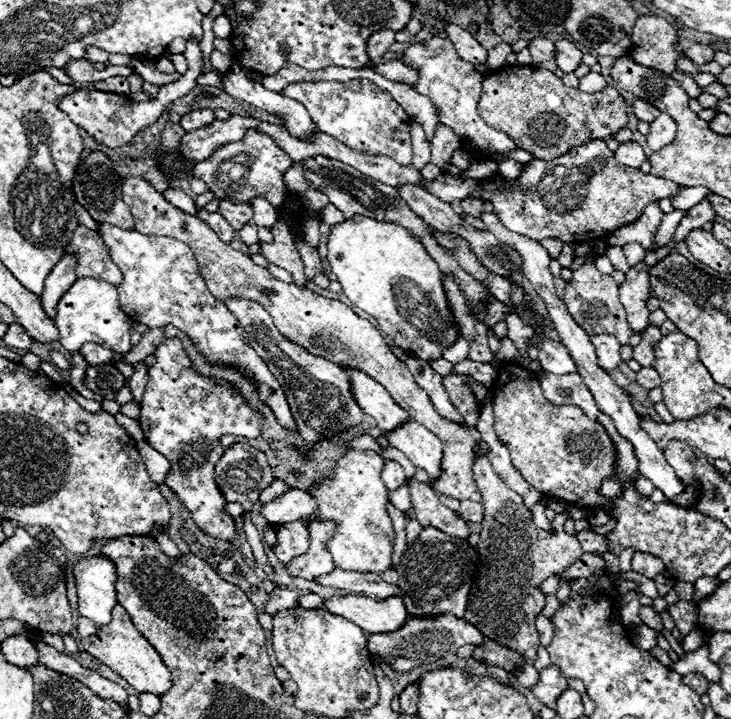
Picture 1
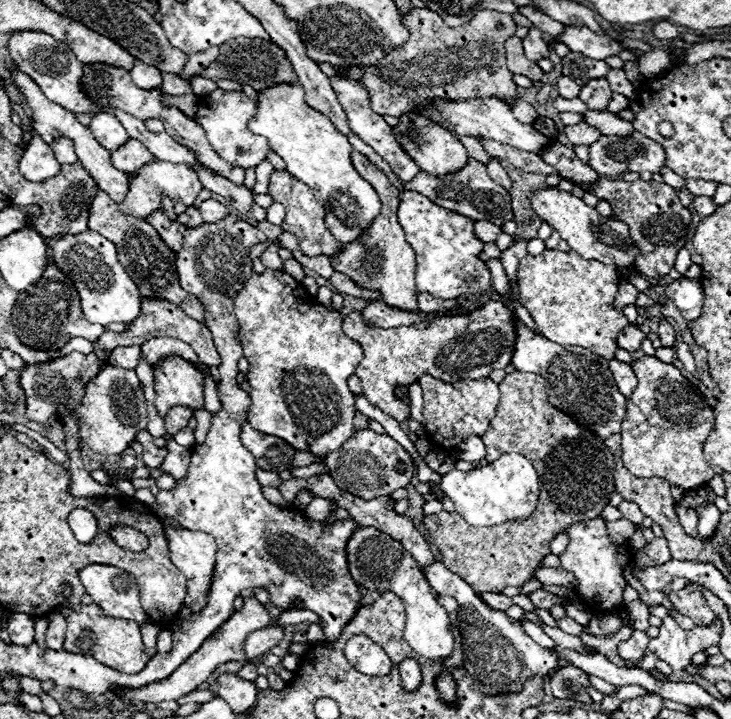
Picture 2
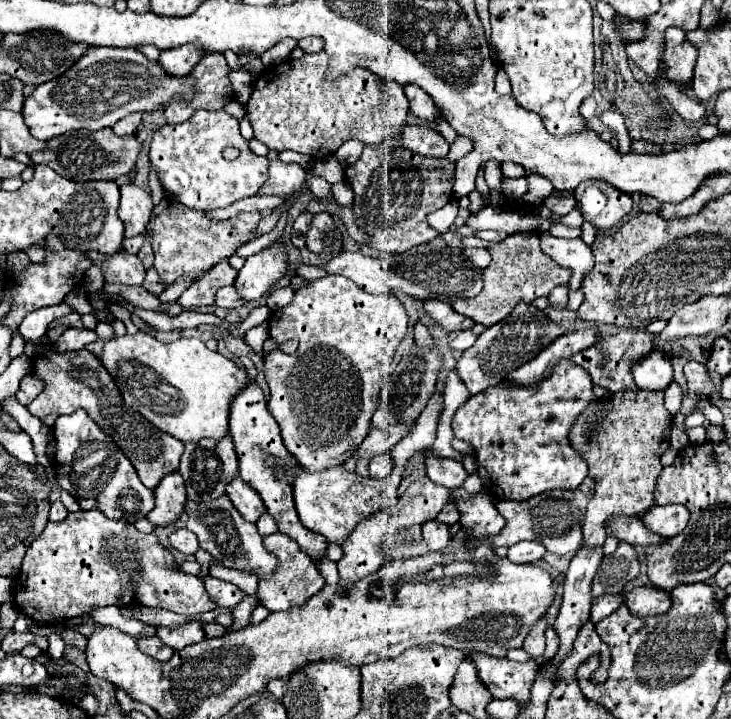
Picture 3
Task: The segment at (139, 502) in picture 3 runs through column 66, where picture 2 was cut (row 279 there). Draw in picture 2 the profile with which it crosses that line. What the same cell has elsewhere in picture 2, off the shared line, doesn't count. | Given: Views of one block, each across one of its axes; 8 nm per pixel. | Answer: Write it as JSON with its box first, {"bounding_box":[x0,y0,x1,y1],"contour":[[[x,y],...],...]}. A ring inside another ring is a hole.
{"bounding_box":[398,190,492,300],"contour":[[[402,190],[400,194],[400,208],[398,208],[398,222],[406,232],[406,238],[416,254],[416,290],[428,292],[434,298],[450,300],[460,296],[486,296],[492,290],[492,276],[486,266],[478,258],[478,254],[484,248],[484,242],[476,238],[474,234],[474,222],[462,214],[456,214],[452,210],[446,210],[442,206],[436,206],[432,200],[424,198],[422,194],[416,194],[412,190]]]}

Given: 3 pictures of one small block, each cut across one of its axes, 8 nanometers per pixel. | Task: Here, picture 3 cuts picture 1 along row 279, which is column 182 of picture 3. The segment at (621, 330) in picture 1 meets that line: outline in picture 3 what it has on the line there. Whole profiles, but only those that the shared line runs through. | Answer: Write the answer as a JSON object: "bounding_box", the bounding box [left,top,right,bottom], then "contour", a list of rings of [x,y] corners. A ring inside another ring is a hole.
{"bounding_box":[14,510,216,624],"contour":[[[78,510],[78,512],[72,512],[68,514],[62,522],[48,522],[46,528],[42,530],[42,534],[30,544],[26,556],[24,556],[24,562],[22,562],[22,568],[20,568],[20,574],[16,578],[16,596],[14,596],[14,604],[20,608],[20,612],[24,616],[28,616],[30,620],[34,622],[42,622],[42,624],[60,624],[62,620],[68,620],[68,618],[74,618],[74,616],[80,616],[82,612],[86,612],[86,608],[98,608],[98,606],[128,606],[128,604],[146,604],[146,606],[158,606],[158,608],[166,608],[166,610],[172,610],[172,612],[178,612],[178,614],[200,614],[200,612],[208,612],[208,610],[214,610],[216,604],[208,598],[206,590],[204,590],[204,582],[202,578],[198,576],[192,576],[192,574],[184,574],[178,570],[172,554],[160,546],[160,542],[156,540],[154,534],[142,534],[138,532],[132,524],[124,522],[124,520],[108,520],[100,510]],[[156,584],[164,584],[164,602],[160,602],[160,588],[156,588]]]}

